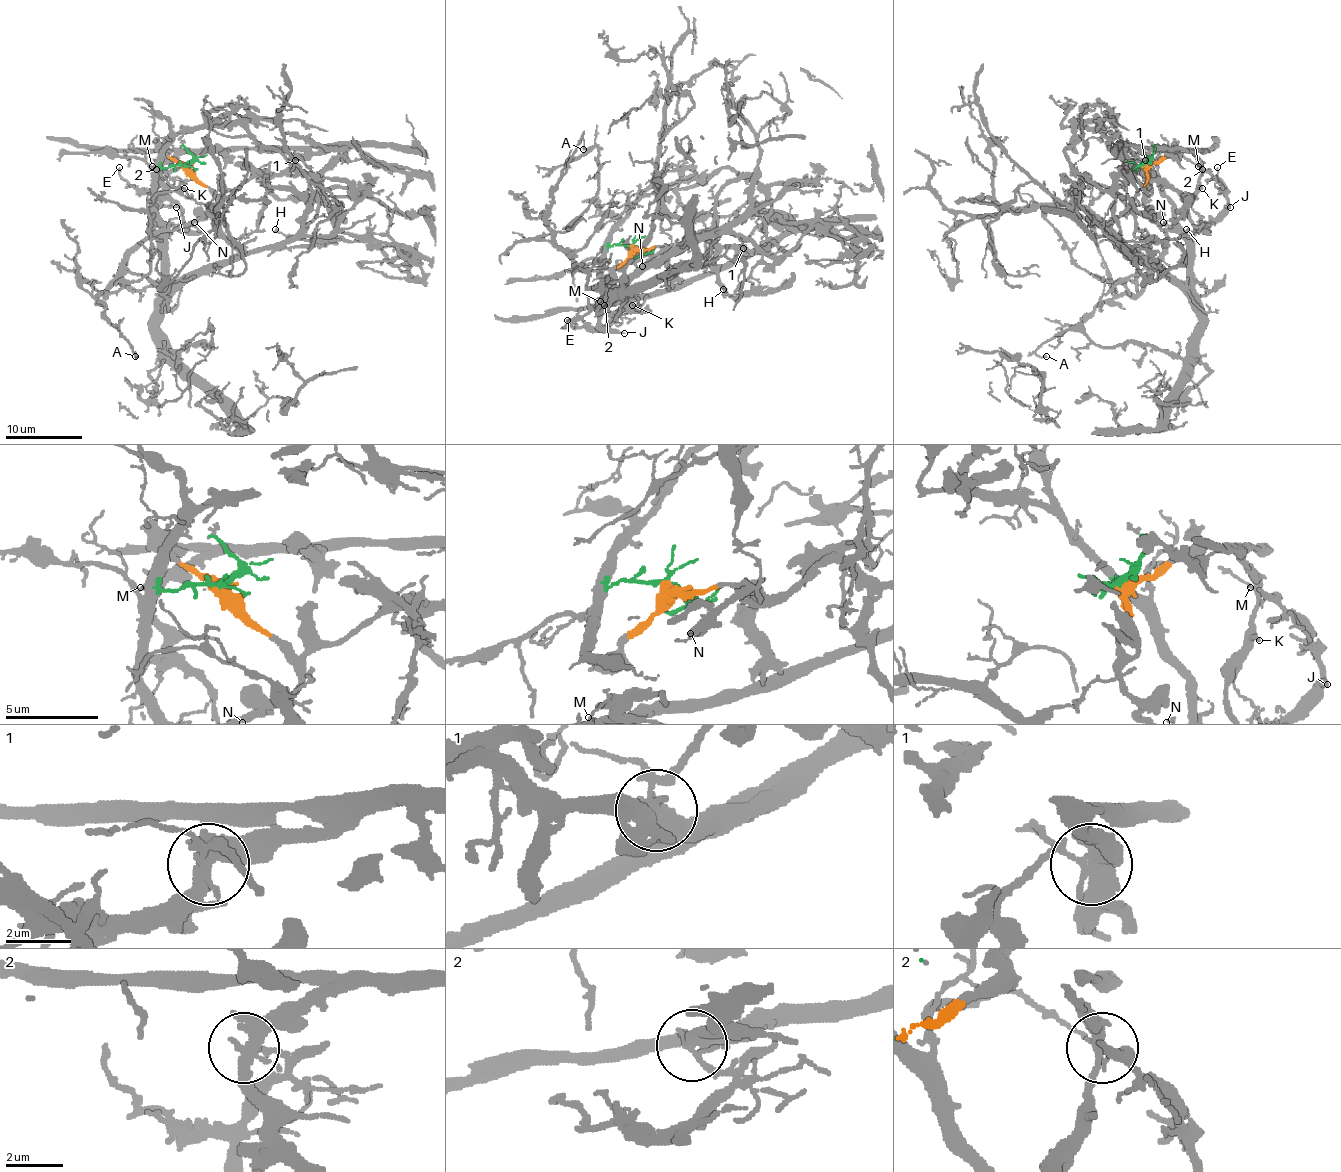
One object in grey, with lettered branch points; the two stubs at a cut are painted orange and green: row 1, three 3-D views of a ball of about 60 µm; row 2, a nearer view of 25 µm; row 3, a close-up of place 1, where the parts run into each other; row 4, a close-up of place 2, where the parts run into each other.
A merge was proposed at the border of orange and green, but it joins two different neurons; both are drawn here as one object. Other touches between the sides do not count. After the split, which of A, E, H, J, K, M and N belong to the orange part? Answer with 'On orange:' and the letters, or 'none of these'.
On orange: K

